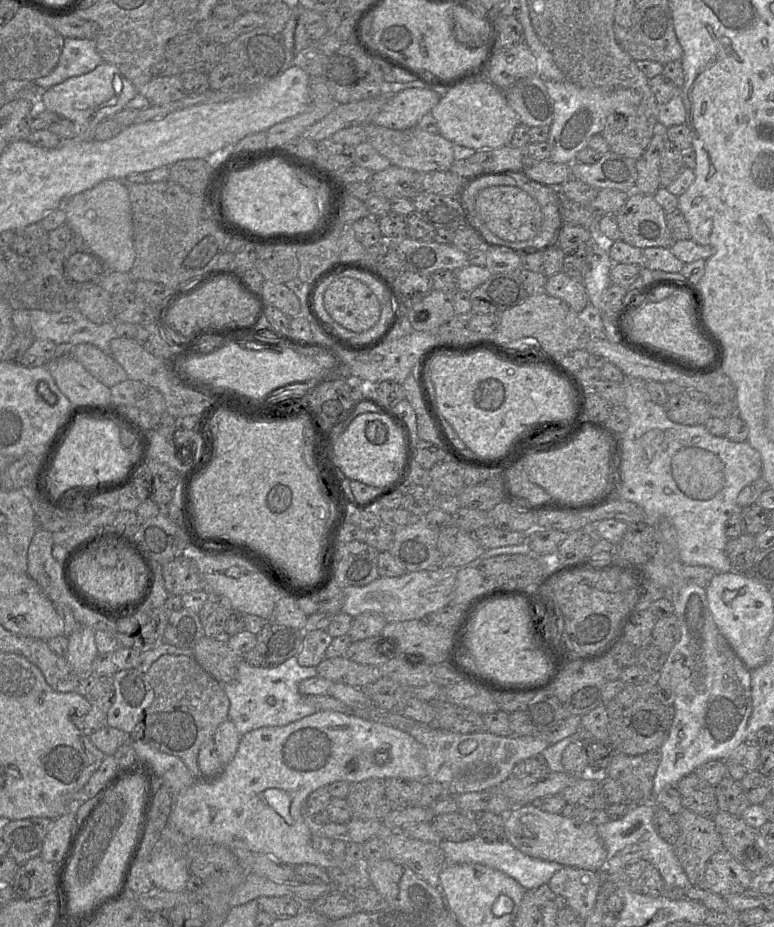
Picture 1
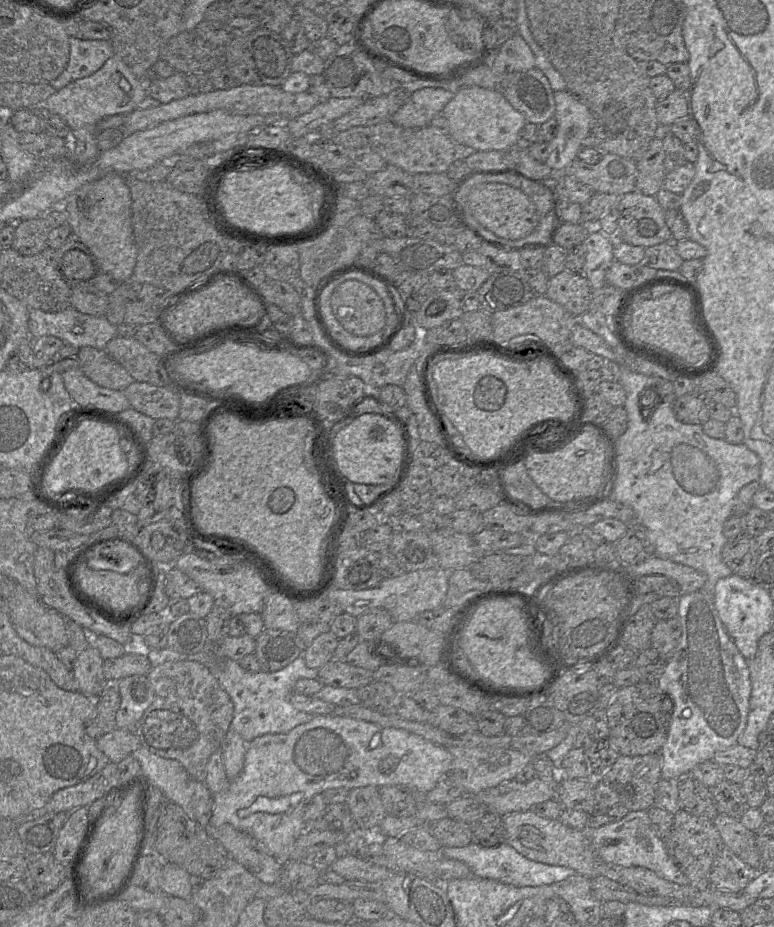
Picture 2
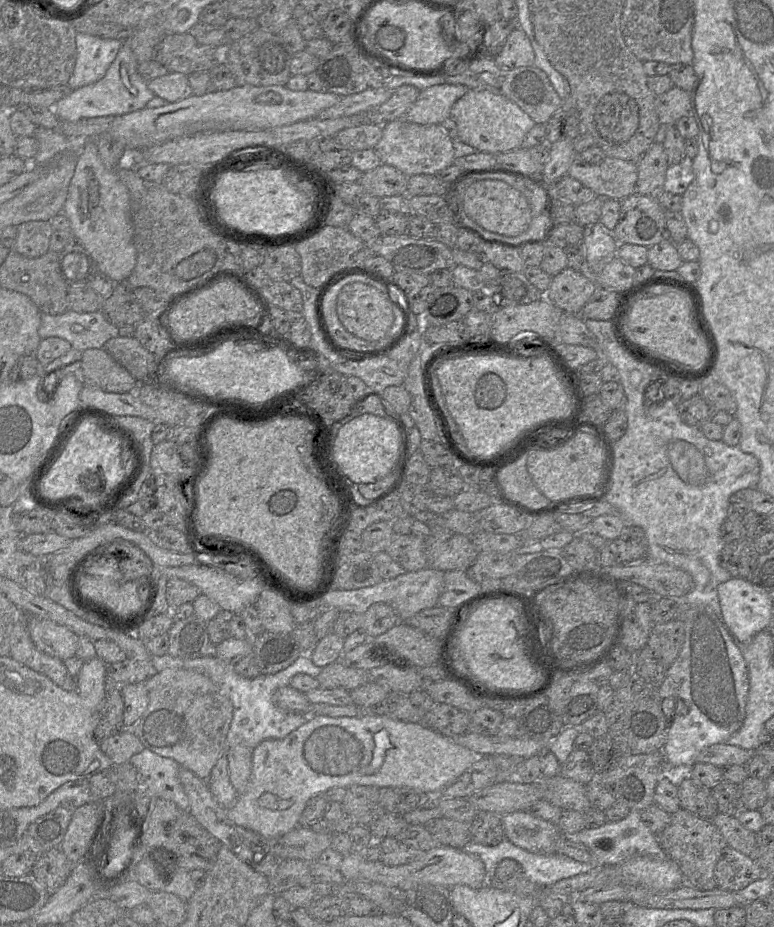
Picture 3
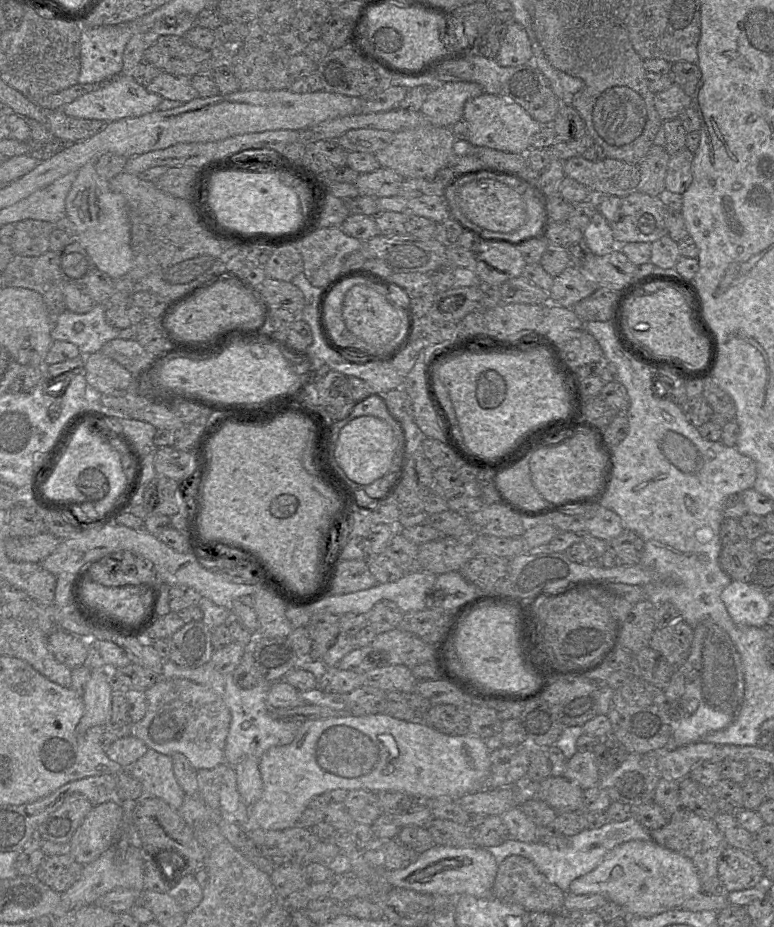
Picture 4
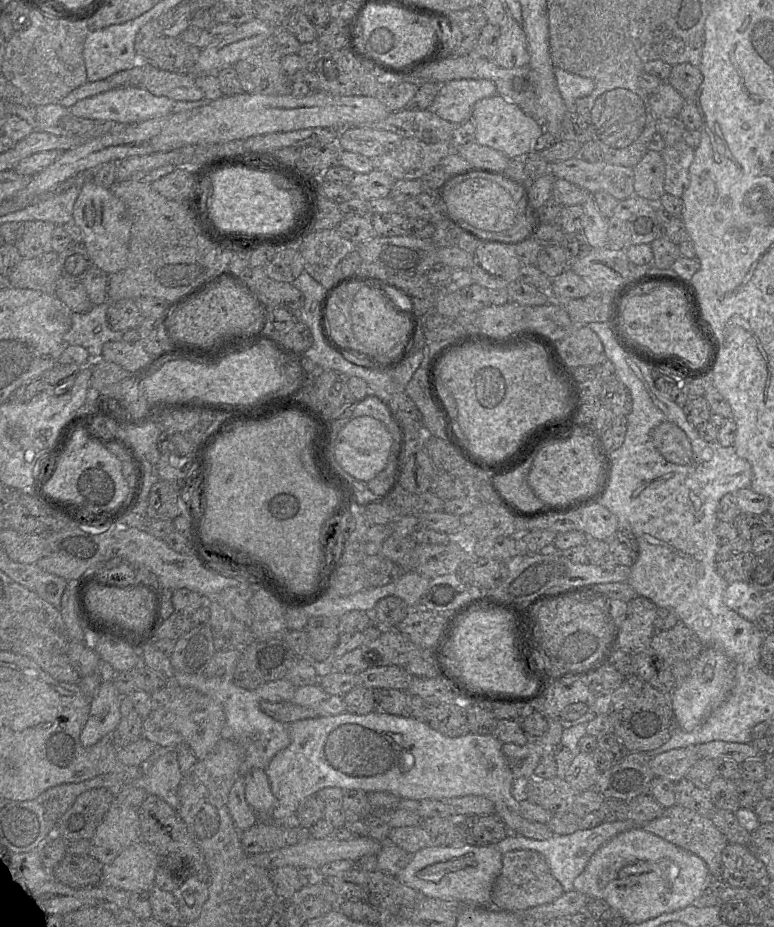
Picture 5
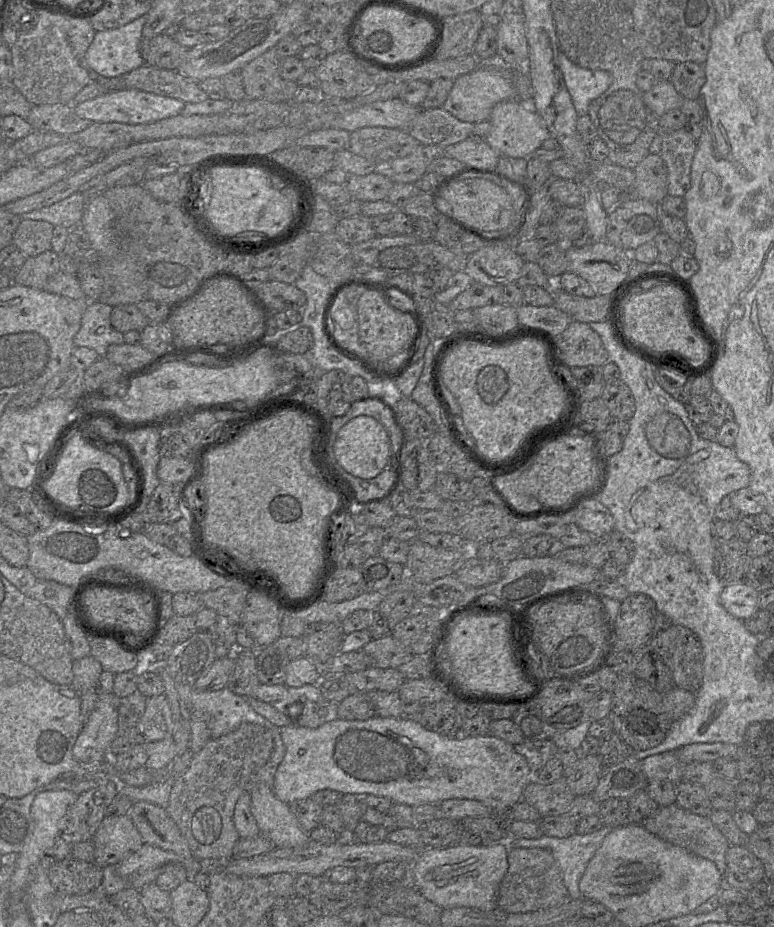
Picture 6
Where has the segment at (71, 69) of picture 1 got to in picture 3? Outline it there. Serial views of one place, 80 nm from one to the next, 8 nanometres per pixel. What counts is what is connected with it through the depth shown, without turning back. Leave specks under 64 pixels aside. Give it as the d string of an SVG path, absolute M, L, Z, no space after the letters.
M77 32L77 59L74 71L67 83L76 89L100 80L116 58L123 41L102 38Z

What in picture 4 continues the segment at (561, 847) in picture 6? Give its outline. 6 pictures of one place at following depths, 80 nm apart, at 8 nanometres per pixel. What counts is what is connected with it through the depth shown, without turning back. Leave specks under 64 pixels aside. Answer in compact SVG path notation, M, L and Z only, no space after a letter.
M633 815L624 821L607 821L599 828L584 828L579 833L568 837L565 848L551 848L538 842L526 843L508 836L502 844L487 849L494 856L498 865L511 855L529 859L550 883L567 893L573 880L593 870L613 848L631 840L652 840L650 831L641 825Z

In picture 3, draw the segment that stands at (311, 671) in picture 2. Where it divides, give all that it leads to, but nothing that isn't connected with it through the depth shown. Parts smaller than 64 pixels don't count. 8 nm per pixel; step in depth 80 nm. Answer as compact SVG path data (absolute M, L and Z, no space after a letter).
M167 653L163 656L152 656L151 663L158 672L166 668L181 668L194 670L209 677L233 706L233 718L226 737L228 749L242 745L251 750L264 740L286 737L307 720L309 716L305 714L286 711L275 705L273 695L278 689L290 685L291 679L296 674L304 673L316 678L321 670L308 654L301 654L294 663L275 674L261 674L252 679L238 675L233 665L217 658L214 654L195 659L181 659Z

